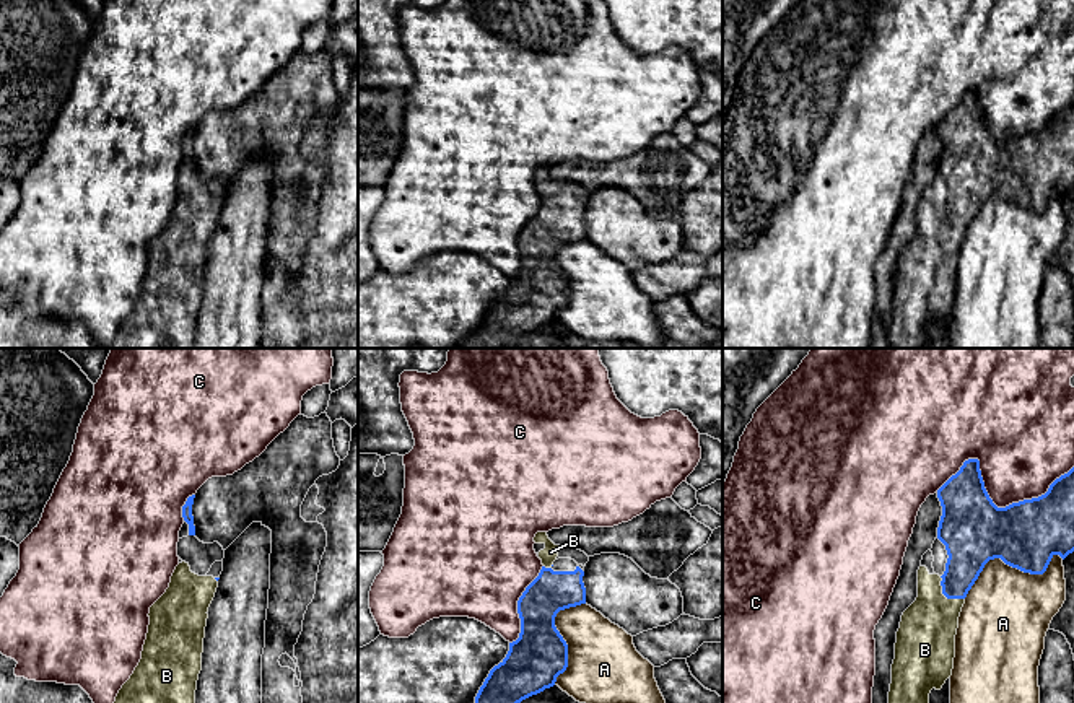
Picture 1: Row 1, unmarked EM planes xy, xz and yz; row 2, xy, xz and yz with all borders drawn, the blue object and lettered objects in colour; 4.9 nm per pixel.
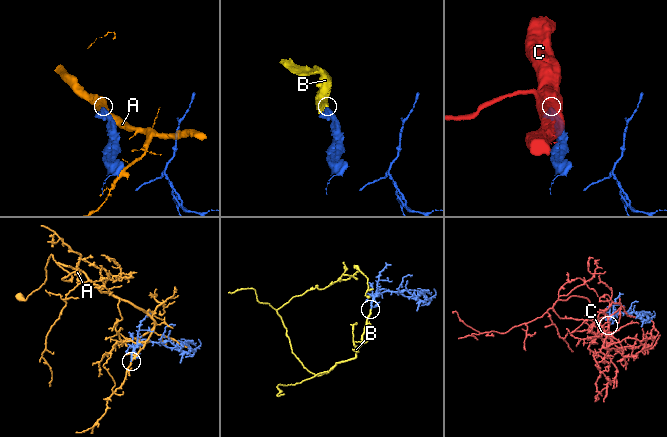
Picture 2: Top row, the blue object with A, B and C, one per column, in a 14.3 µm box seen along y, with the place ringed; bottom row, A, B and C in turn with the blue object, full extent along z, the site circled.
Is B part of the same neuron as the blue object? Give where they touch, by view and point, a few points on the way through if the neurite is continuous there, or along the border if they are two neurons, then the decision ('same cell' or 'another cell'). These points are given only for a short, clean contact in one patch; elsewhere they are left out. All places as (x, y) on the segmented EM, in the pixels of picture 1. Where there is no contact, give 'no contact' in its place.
contact yz (946, 596); same cell

